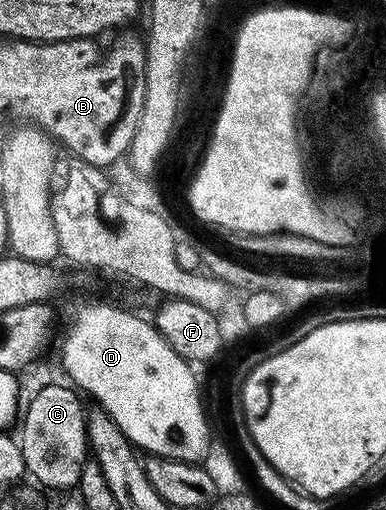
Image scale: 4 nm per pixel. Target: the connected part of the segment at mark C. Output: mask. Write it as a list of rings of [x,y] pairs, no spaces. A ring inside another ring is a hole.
[[[70,384],[47,385],[37,390],[22,410],[23,434],[18,434],[17,440],[23,453],[23,467],[40,481],[38,484],[44,490],[74,490],[79,484],[82,468],[89,460],[87,413],[82,400],[84,398]]]

